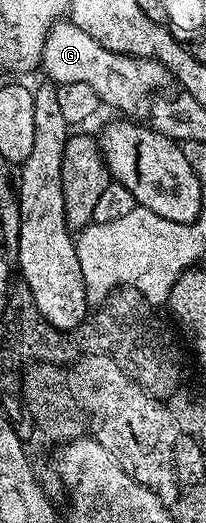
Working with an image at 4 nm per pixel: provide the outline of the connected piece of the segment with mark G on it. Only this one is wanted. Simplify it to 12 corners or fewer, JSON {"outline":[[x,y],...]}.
{"outline":[[69,19],[46,37],[41,72],[88,83],[134,115],[171,84],[158,61],[113,53]]}

